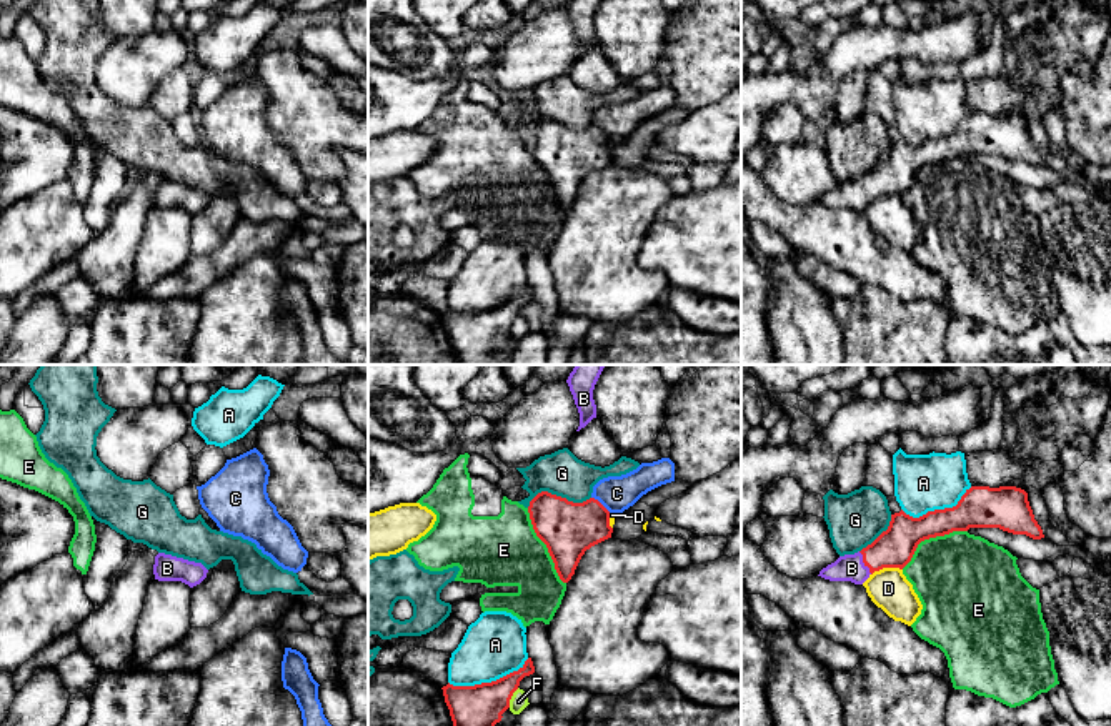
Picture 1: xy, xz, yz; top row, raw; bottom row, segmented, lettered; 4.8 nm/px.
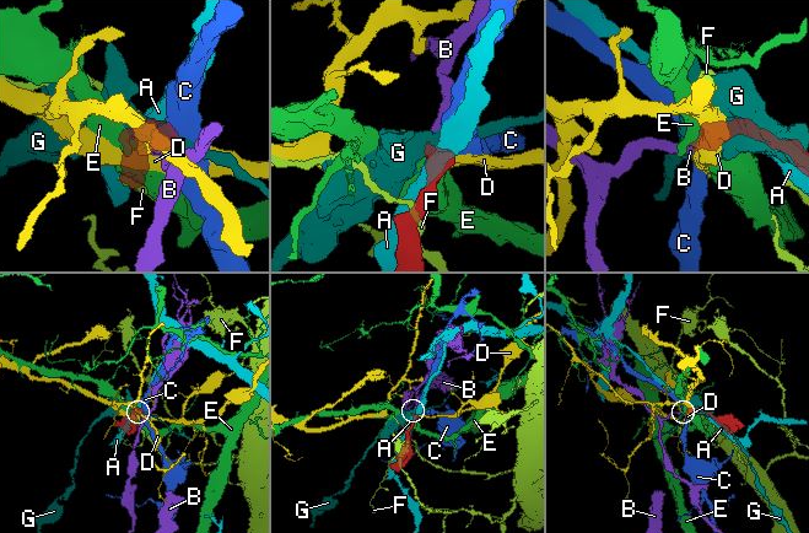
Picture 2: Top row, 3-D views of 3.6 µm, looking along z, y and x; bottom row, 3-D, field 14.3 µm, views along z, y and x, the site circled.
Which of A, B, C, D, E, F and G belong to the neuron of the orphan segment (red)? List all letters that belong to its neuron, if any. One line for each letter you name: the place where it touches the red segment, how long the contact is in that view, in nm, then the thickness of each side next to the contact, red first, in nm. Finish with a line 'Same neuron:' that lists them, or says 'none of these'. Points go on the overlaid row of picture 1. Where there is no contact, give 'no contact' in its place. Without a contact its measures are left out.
B: contact yz (863, 561); length 130 nm; calibres 190 and 130 nm
Same neuron: B

